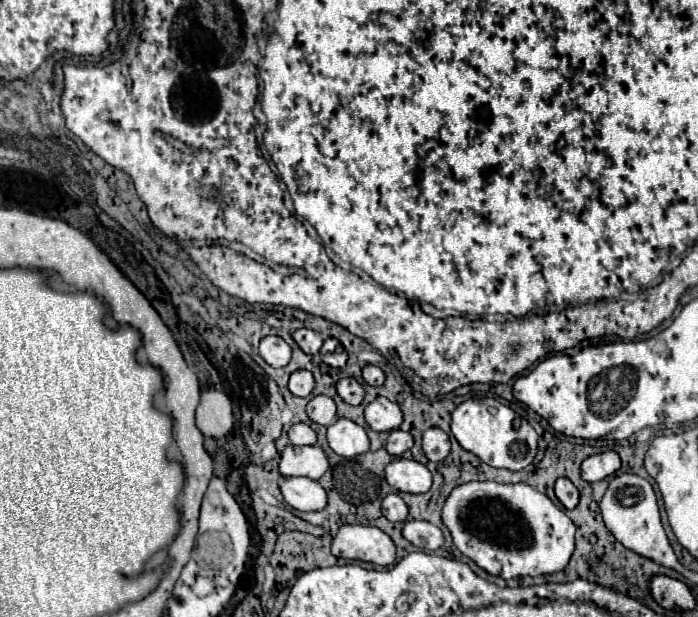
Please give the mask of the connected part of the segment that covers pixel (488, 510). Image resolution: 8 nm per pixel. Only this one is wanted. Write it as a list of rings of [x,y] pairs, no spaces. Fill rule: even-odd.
[[[486,480],[460,484],[442,506],[442,522],[464,556],[504,580],[560,572],[574,552],[572,520],[546,494],[524,482],[500,484]]]

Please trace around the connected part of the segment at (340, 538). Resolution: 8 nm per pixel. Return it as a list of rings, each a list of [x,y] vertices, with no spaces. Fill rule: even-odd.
[[[346,524],[332,540],[332,554],[338,558],[390,566],[396,560],[396,546],[392,538],[376,526]]]

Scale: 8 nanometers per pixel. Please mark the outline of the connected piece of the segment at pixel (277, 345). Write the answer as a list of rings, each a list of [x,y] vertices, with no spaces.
[[[266,336],[260,342],[260,356],[274,368],[282,368],[290,362],[290,346],[280,336]]]

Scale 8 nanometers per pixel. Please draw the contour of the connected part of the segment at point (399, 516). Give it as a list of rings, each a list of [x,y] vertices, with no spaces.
[[[388,494],[382,500],[382,514],[392,522],[404,522],[408,516],[408,506],[398,494]]]

